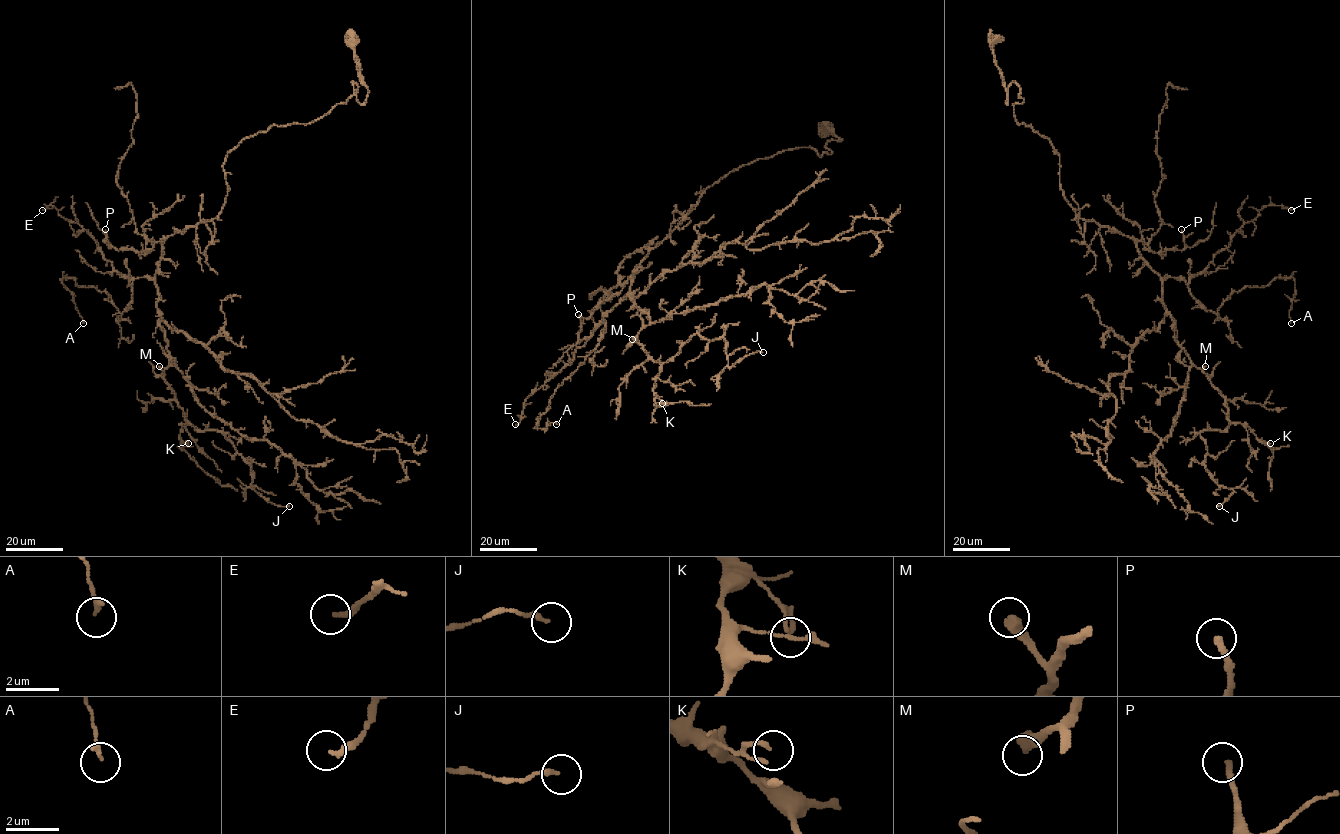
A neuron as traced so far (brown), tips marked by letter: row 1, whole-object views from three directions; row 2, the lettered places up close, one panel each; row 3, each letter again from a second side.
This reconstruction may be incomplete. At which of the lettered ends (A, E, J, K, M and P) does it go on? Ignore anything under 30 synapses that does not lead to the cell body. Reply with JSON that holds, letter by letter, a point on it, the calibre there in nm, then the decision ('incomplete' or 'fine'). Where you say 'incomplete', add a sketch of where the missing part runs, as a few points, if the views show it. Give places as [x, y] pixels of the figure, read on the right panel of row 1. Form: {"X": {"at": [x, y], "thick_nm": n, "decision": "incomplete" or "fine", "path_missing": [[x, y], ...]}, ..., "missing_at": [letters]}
{"A": {"at": [1291, 323], "thick_nm": 170, "decision": "fine"}, "E": {"at": [1291, 210], "thick_nm": 200, "decision": "incomplete", "path_missing": [[1291, 210], [1291, 191], [1276, 164], [1276, 145], [1267, 129], [1271, 92]]}, "J": {"at": [1219, 506], "thick_nm": 170, "decision": "fine"}, "K": {"at": [1270, 443], "thick_nm": 150, "decision": "fine"}, "M": {"at": [1205, 366], "thick_nm": 460, "decision": "fine"}, "P": {"at": [1181, 229], "thick_nm": 240, "decision": "incomplete", "path_missing": [[1181, 229], [1180, 219], [1186, 201], [1180, 156], [1198, 160], [1210, 151], [1239, 152], [1247, 113]]}, "missing_at": ["E", "P"]}

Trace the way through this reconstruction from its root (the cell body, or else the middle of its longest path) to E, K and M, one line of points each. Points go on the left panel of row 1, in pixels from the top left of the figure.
E: (352, 39), (367, 100), (352, 82), (243, 139), (221, 211), (153, 277), (42, 210)
K: (352, 39), (367, 100), (352, 82), (320, 118), (243, 139), (221, 211), (163, 242), (164, 379), (188, 443)
M: (352, 39), (367, 100), (352, 82), (320, 118), (243, 139), (221, 211), (164, 241), (159, 366)

